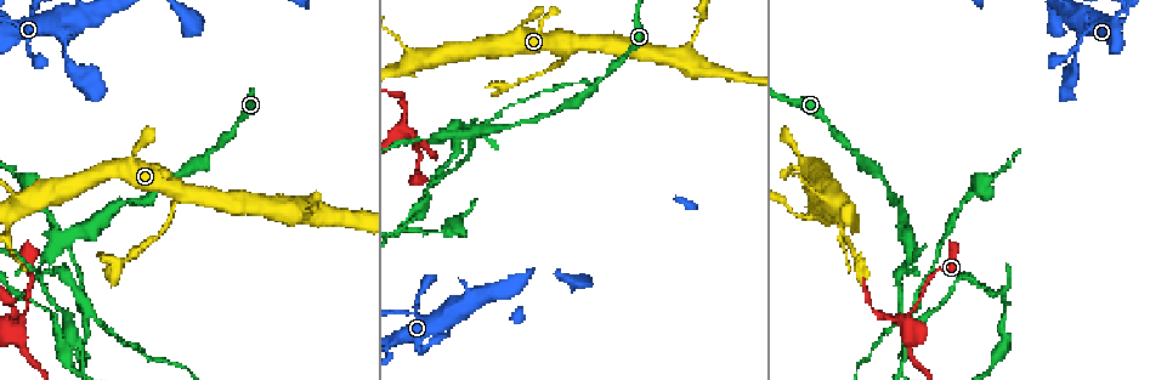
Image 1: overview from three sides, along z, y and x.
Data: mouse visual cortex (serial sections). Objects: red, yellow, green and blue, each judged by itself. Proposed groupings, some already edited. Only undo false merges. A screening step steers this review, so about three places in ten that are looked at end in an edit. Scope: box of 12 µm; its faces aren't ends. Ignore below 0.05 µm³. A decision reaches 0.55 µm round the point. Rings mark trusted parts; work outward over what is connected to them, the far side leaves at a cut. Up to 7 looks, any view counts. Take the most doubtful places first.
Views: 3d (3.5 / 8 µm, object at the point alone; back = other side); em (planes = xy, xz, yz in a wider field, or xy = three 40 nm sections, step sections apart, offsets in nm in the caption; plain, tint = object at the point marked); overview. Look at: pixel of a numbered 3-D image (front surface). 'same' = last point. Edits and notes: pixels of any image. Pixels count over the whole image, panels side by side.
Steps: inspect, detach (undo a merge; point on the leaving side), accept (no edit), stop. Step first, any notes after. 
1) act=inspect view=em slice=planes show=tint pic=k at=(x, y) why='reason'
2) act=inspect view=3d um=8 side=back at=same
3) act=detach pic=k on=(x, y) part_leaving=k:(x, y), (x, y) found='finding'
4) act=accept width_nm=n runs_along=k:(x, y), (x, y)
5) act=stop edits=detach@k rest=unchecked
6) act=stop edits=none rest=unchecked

act=inspect view=3d um=8 side=back pic=1 at=(566, 52) why='side arm on a straight run'

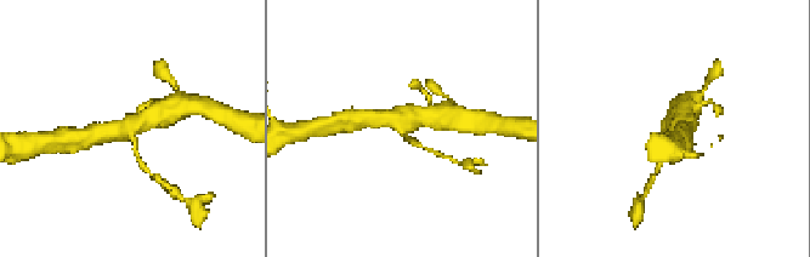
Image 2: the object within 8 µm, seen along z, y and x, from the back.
act=inspect view=em slice=xy step=5 show=tint pic=2 at=(403, 127) arms=3 arm_widths_nm=150,500,700 why='need the tissue'

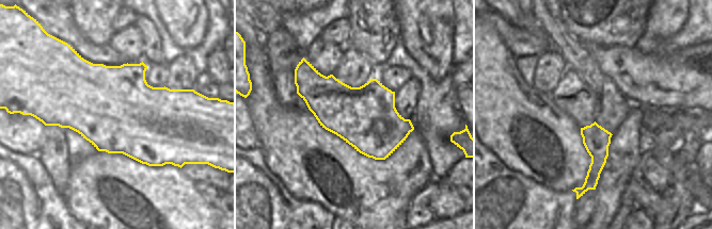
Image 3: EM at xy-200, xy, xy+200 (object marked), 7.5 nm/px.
act=accept runs_along=2:(163, 112), (124, 130), (94, 135) found='all the same cell'

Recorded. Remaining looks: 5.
act=inspect view=3d um=8 pic=1 at=(910, 254) why='a fork'

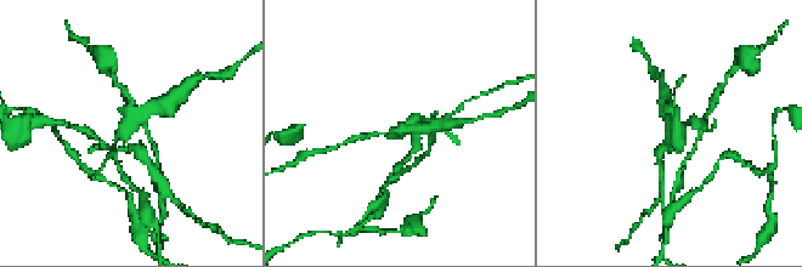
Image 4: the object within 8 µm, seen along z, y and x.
act=inspect view=em slice=xy step=5 show=tint pic=4 at=(396, 136) arms=3 arm_widths_nm=150,250,250

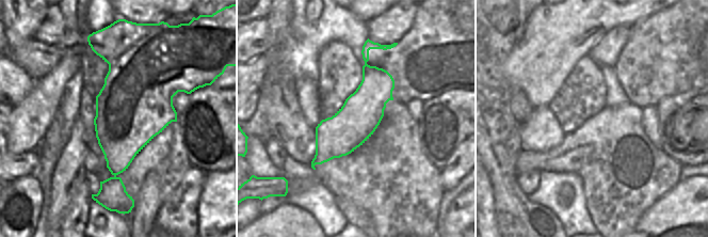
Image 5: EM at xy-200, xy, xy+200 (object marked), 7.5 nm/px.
act=detach pic=4 on=(140, 154) part_leaving=4:(128, 143), (146, 154), (158, 181) found='two cells meet here'

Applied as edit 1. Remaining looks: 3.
act=inspect view=3d um=3.5 pic=1 at=(906, 328) why='looks like a crossing'

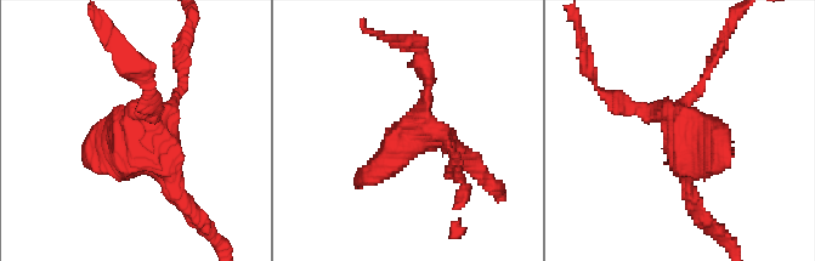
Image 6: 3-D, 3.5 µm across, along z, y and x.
act=inspect view=em slice=xy step=2 show=tint pic=6 at=(425, 136) arms=4 arm_widths_nm=100,200,200,350

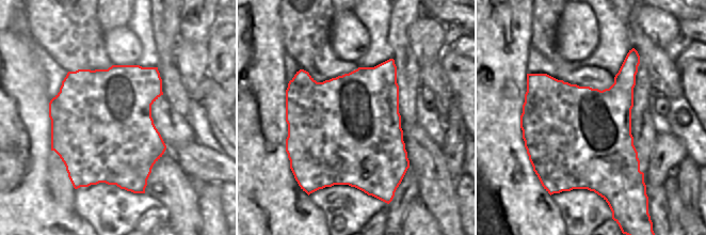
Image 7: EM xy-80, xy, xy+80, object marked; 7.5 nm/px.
act=accept runs_along=6:(182, 67), (175, 105), (96, 168) found='continuous, no second cell'

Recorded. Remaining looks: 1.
act=stop edits=detach@4 rest=unchecked

